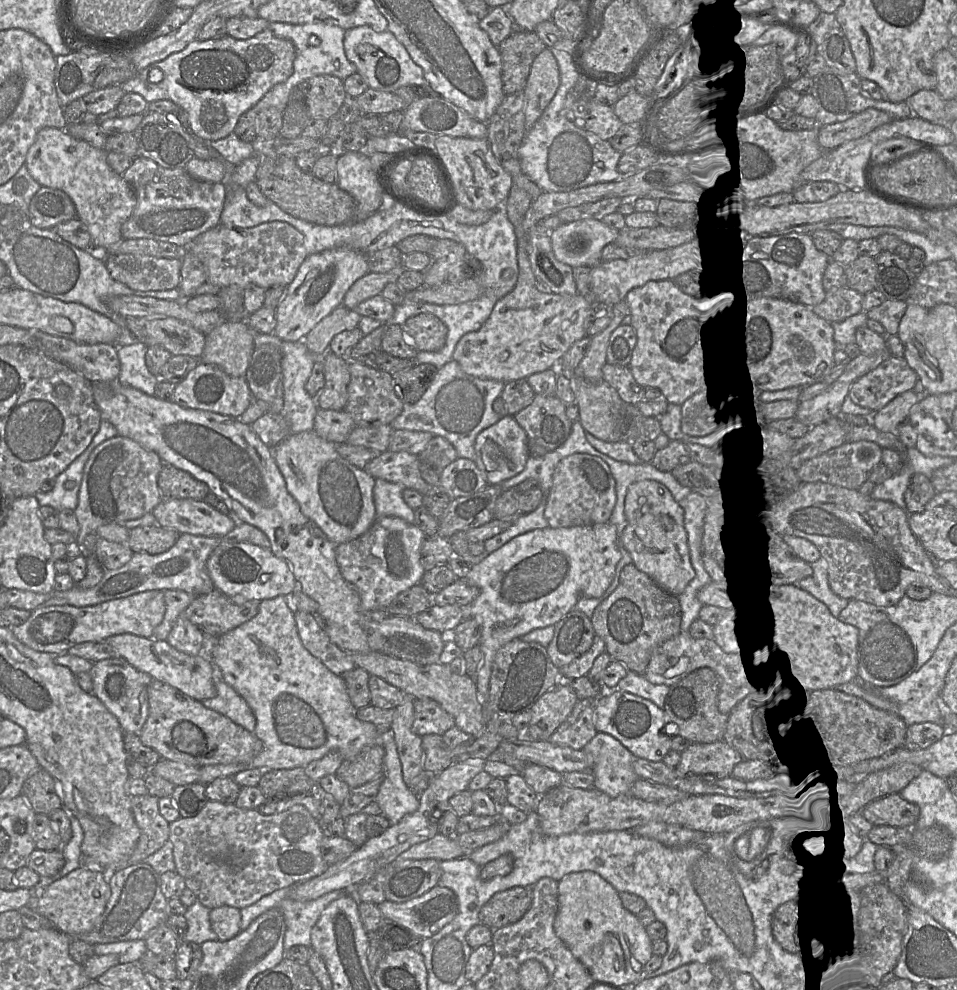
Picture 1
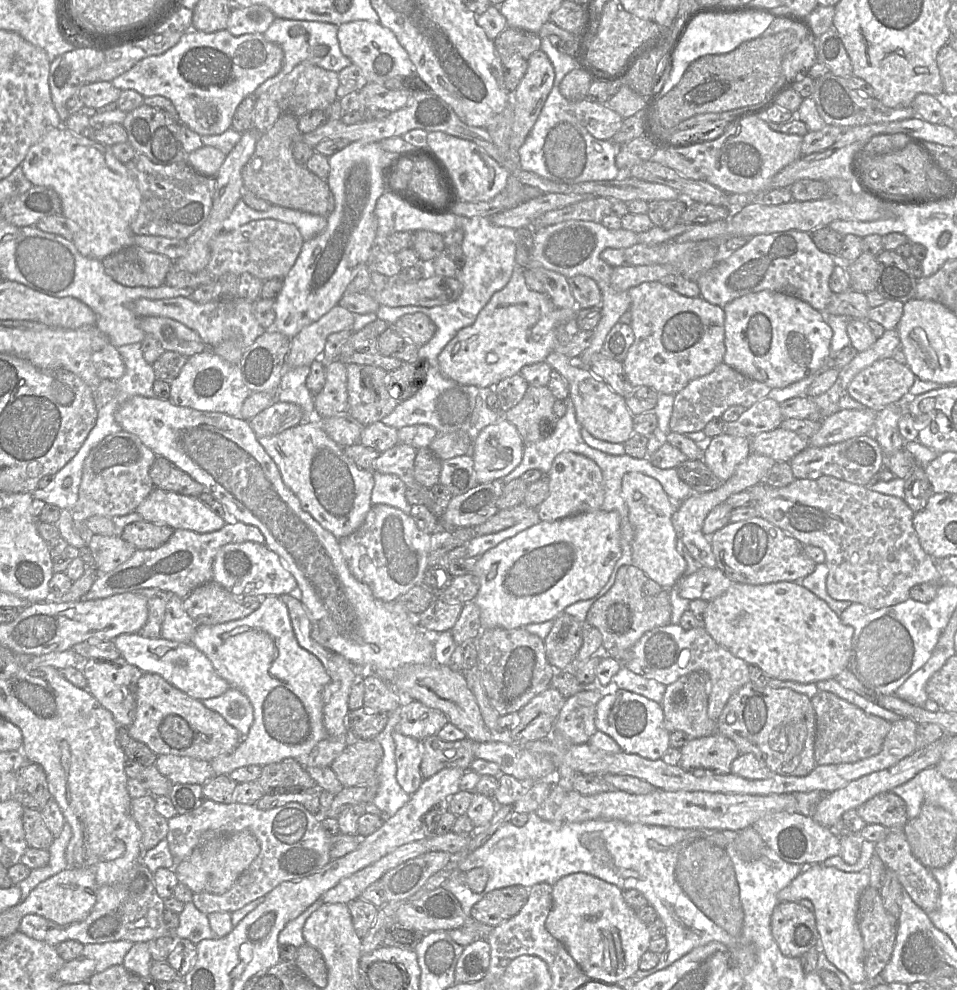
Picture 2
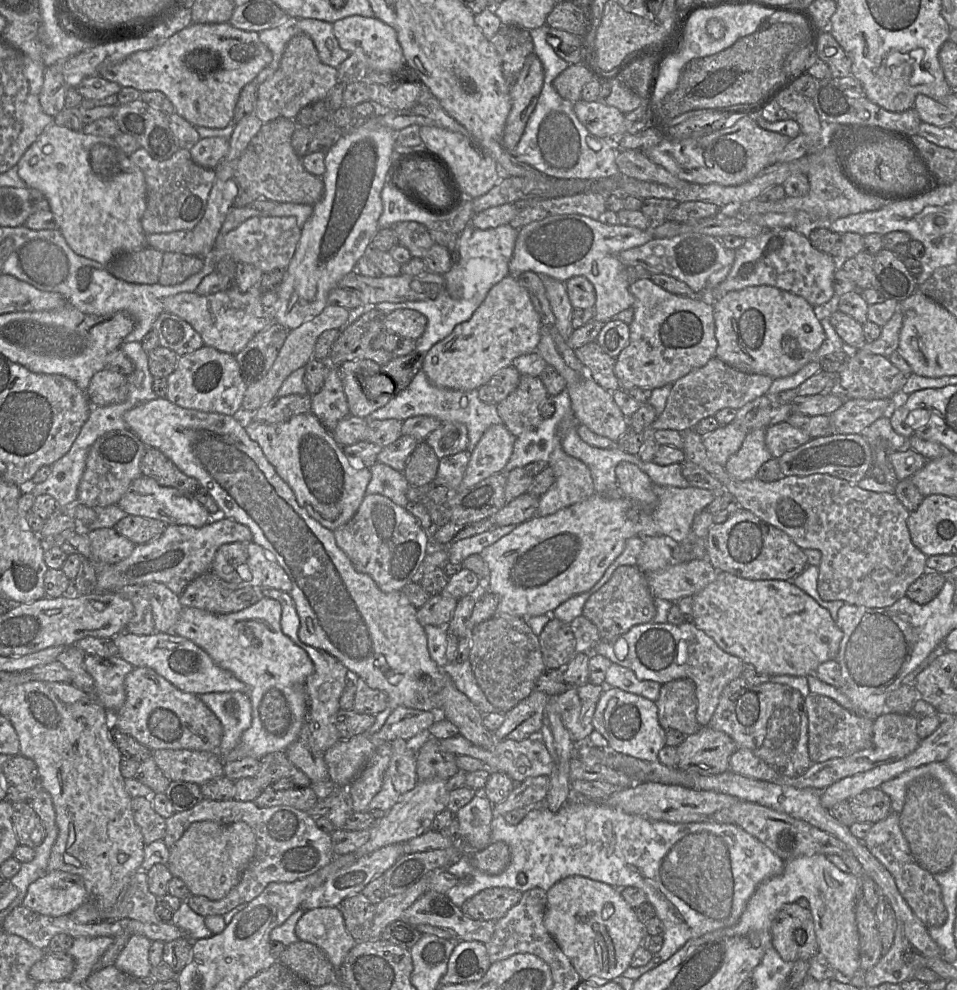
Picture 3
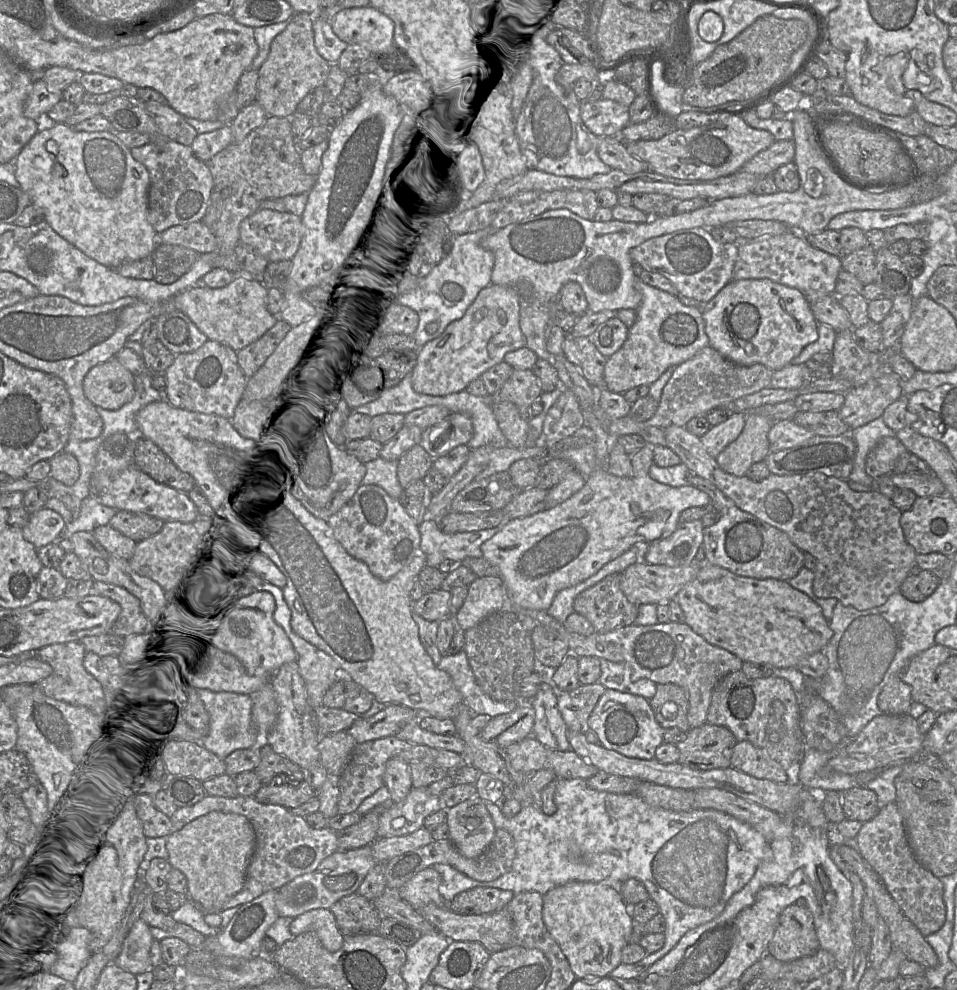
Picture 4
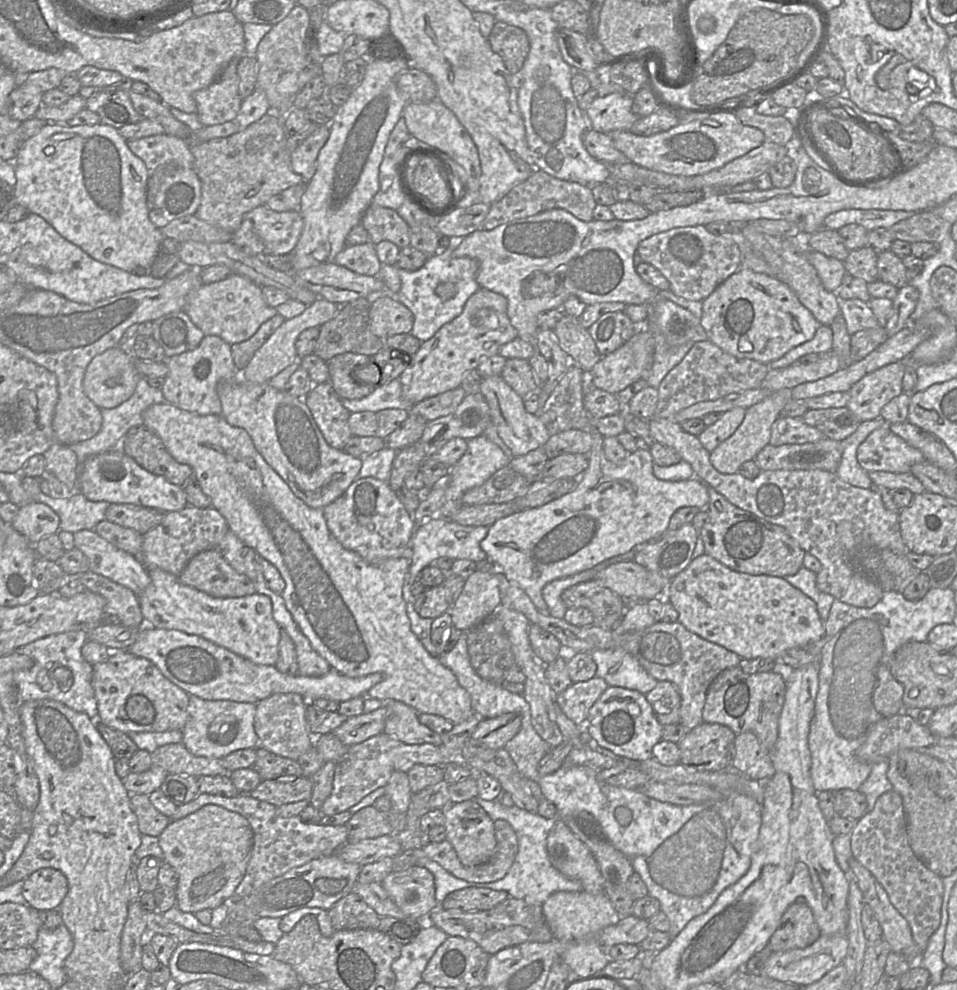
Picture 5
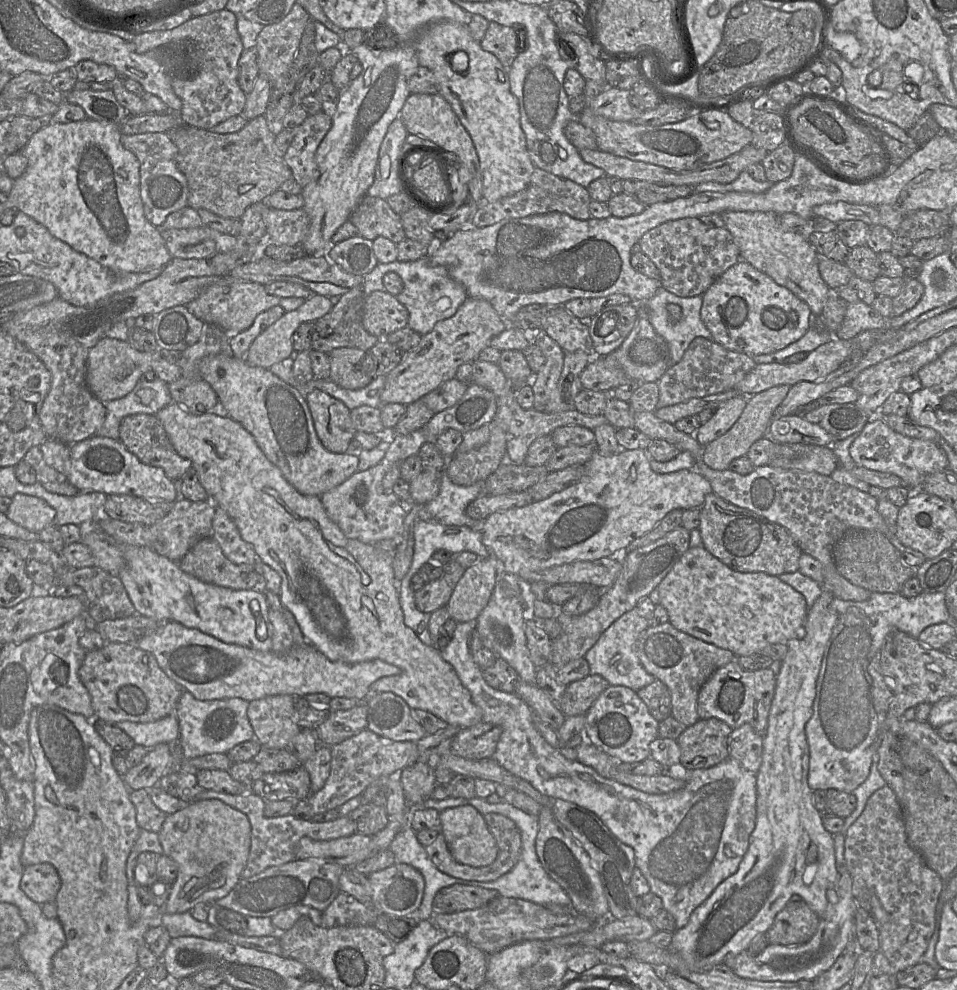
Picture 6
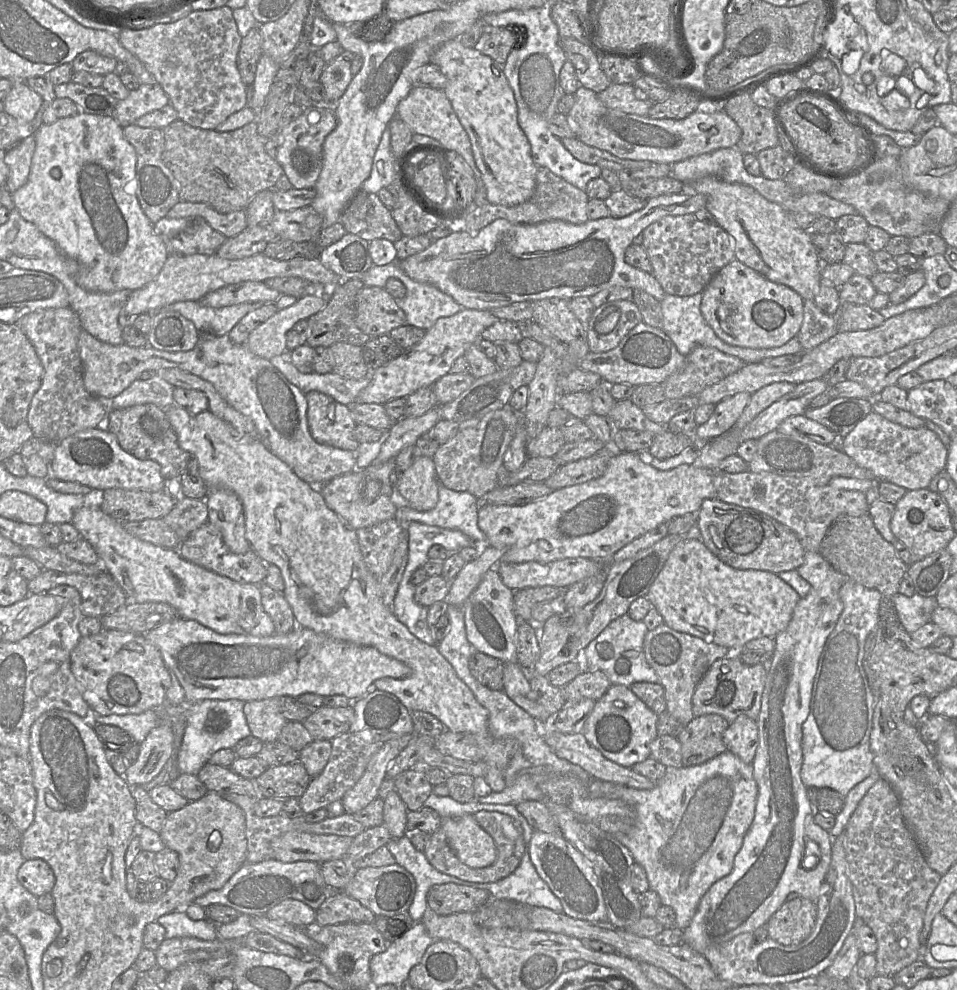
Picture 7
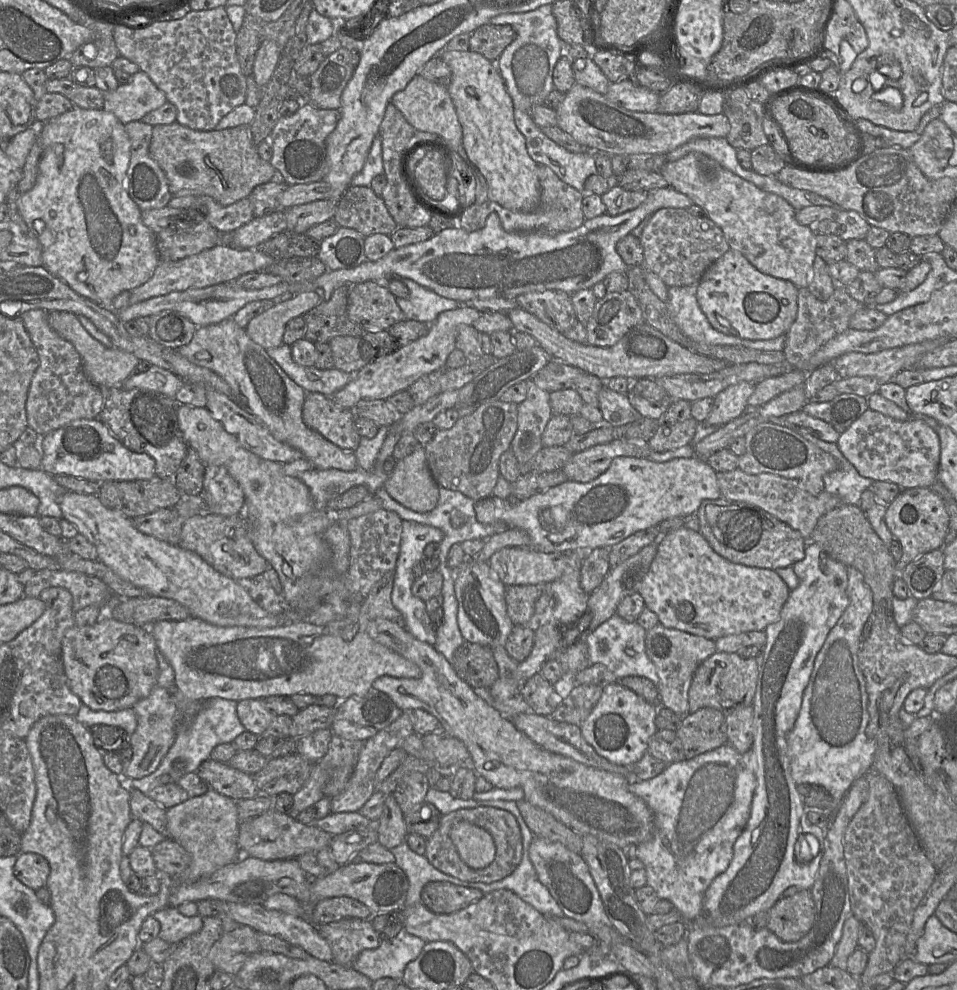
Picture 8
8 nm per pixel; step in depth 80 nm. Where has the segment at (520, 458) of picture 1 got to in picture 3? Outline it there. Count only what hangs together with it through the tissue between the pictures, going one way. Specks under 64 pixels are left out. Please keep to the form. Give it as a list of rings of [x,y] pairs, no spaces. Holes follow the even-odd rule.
[[[504,424],[489,427],[470,453],[461,485],[458,490],[452,490],[452,496],[491,475],[503,472],[513,453],[515,439]]]

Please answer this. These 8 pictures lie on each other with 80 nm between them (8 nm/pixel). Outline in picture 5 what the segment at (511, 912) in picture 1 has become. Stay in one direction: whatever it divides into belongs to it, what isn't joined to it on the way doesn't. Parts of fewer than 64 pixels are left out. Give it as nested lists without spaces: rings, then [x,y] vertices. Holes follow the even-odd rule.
[[[469,887],[448,894],[440,903],[440,908],[478,912],[492,909],[509,897],[506,891]]]

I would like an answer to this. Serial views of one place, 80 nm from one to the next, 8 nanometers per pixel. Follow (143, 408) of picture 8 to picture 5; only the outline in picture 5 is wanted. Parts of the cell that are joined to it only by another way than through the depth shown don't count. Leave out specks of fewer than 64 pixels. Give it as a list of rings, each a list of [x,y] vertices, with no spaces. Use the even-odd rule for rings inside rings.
[[[146,427],[131,428],[123,438],[124,453],[152,474],[163,476],[170,483],[183,486],[193,476],[192,468],[177,462],[158,436]]]

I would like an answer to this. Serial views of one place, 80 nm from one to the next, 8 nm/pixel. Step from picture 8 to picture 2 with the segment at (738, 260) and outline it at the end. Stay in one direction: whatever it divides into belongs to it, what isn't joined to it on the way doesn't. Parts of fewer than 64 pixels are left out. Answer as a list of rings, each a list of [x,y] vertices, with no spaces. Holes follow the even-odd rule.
[[[762,290],[760,292],[751,293],[736,298],[733,301],[726,304],[723,307],[723,309],[725,312],[724,328],[726,348],[723,363],[739,371],[743,375],[751,379],[757,380],[759,382],[763,382],[772,389],[787,387],[790,384],[800,381],[810,375],[817,376],[820,372],[824,372],[824,370],[822,369],[826,365],[828,368],[828,358],[831,354],[830,344],[833,336],[833,331],[832,328],[825,322],[824,313],[821,313],[820,311],[814,309],[808,303],[785,293],[775,292],[771,290]]]

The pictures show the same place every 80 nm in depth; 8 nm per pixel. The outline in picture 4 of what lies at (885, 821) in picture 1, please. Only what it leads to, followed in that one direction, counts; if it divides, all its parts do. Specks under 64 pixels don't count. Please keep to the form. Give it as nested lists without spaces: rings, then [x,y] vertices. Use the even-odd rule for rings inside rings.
[[[855,786],[843,791],[841,804],[846,819],[861,823],[873,819],[880,811],[877,795],[865,786]]]

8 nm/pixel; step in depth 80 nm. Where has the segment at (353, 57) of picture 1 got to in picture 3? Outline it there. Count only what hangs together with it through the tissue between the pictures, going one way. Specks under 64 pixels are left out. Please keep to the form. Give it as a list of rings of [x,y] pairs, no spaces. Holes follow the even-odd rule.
[[[352,15],[333,23],[340,47],[358,56],[370,70],[395,72],[406,67],[406,60],[393,27],[374,17]]]

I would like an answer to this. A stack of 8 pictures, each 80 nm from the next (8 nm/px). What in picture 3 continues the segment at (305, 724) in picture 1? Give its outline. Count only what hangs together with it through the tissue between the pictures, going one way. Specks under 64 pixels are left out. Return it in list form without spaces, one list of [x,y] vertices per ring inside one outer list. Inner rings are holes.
[[[264,597],[238,612],[213,614],[194,607],[183,607],[173,634],[191,640],[221,668],[230,671],[248,686],[252,722],[239,744],[222,756],[223,762],[252,757],[260,760],[269,753],[284,752],[294,743],[306,722],[308,698],[306,680],[314,665],[309,655],[281,629],[282,606]]]

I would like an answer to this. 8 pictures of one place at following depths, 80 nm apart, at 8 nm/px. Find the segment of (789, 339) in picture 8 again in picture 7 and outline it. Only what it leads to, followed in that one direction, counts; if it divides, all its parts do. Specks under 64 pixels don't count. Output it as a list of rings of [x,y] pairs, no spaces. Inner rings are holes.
[[[804,300],[803,322],[796,335],[802,346],[802,352],[809,352],[836,333],[838,333],[837,315],[826,314],[813,300]]]

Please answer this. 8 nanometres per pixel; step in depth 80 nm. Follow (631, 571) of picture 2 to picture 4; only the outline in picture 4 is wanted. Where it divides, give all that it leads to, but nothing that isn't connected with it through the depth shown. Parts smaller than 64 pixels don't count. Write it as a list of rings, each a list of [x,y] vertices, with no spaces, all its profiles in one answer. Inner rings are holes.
[[[613,573],[594,586],[582,591],[574,600],[574,611],[583,615],[598,633],[606,633],[633,625],[639,605],[630,602],[621,590],[621,573]]]

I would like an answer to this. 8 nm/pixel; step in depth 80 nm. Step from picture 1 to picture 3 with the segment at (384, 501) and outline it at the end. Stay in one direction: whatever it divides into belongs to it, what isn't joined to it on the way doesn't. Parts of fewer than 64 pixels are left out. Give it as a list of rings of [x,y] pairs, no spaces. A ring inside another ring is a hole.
[[[376,462],[369,469],[371,480],[366,493],[384,495],[395,504],[405,508],[408,503],[406,494],[410,484],[403,472],[380,462]]]

